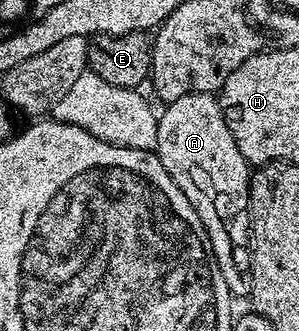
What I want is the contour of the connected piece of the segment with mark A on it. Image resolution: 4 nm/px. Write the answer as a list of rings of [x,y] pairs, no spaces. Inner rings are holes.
[[[213,94],[185,95],[165,104],[158,115],[158,160],[188,197],[208,233],[216,265],[231,296],[249,296],[252,289],[248,212],[250,210],[251,164],[236,149],[236,141],[222,116],[222,107]]]

